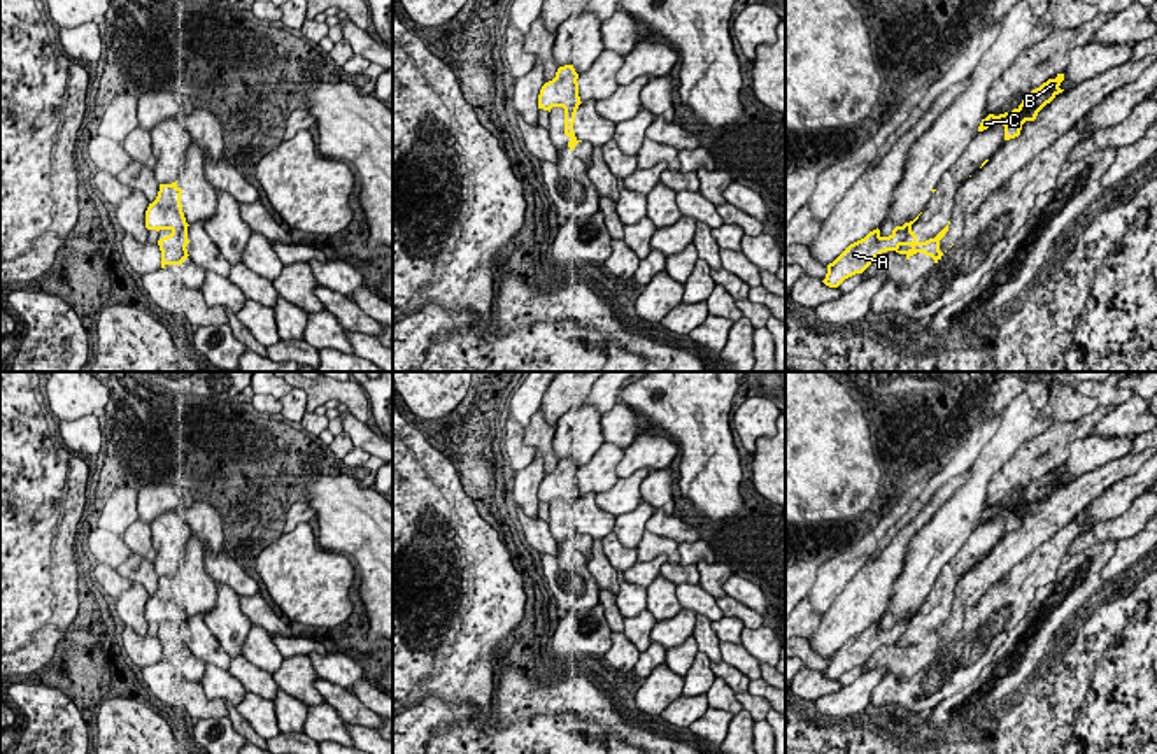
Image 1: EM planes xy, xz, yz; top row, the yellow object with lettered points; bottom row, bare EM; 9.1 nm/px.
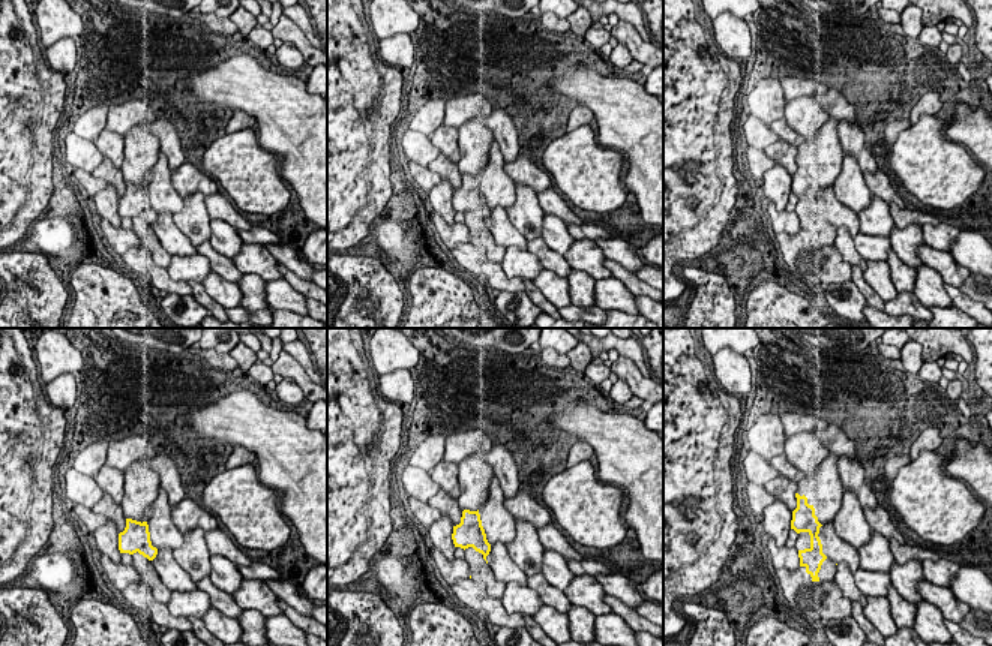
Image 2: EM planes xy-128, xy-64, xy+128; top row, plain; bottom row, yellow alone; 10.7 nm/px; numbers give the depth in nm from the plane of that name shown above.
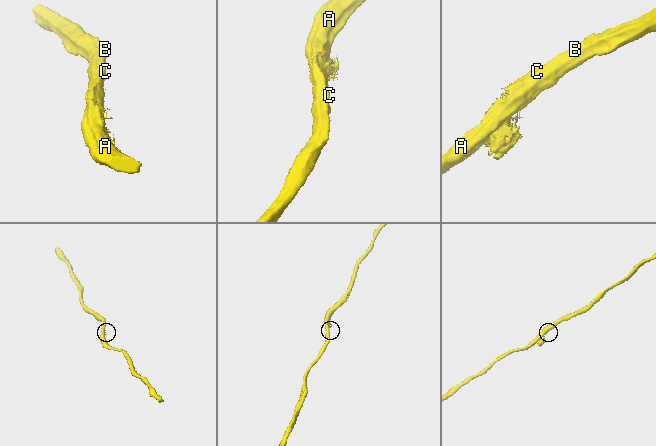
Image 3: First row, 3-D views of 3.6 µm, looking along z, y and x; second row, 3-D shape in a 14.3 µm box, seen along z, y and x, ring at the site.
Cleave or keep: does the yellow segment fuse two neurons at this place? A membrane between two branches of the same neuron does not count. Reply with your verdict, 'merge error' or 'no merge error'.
no merge error

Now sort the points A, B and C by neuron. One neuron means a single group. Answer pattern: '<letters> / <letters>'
A B C

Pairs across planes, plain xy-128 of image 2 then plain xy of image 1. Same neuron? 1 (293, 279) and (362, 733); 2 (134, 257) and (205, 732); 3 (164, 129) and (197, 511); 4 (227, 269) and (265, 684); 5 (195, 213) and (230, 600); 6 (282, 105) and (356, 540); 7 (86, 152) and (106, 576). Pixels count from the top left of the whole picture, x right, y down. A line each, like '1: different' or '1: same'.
1: different
2: different
3: same
4: same
5: same
6: same
7: different

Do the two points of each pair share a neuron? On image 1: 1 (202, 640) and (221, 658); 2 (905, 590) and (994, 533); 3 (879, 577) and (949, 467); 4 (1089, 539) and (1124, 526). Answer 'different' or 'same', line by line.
1: same
2: different
3: different
4: same

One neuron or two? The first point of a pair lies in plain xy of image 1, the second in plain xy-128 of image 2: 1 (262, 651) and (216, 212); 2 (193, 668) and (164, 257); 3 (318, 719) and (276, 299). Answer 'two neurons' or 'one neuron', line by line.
1: two neurons
2: one neuron
3: one neuron

